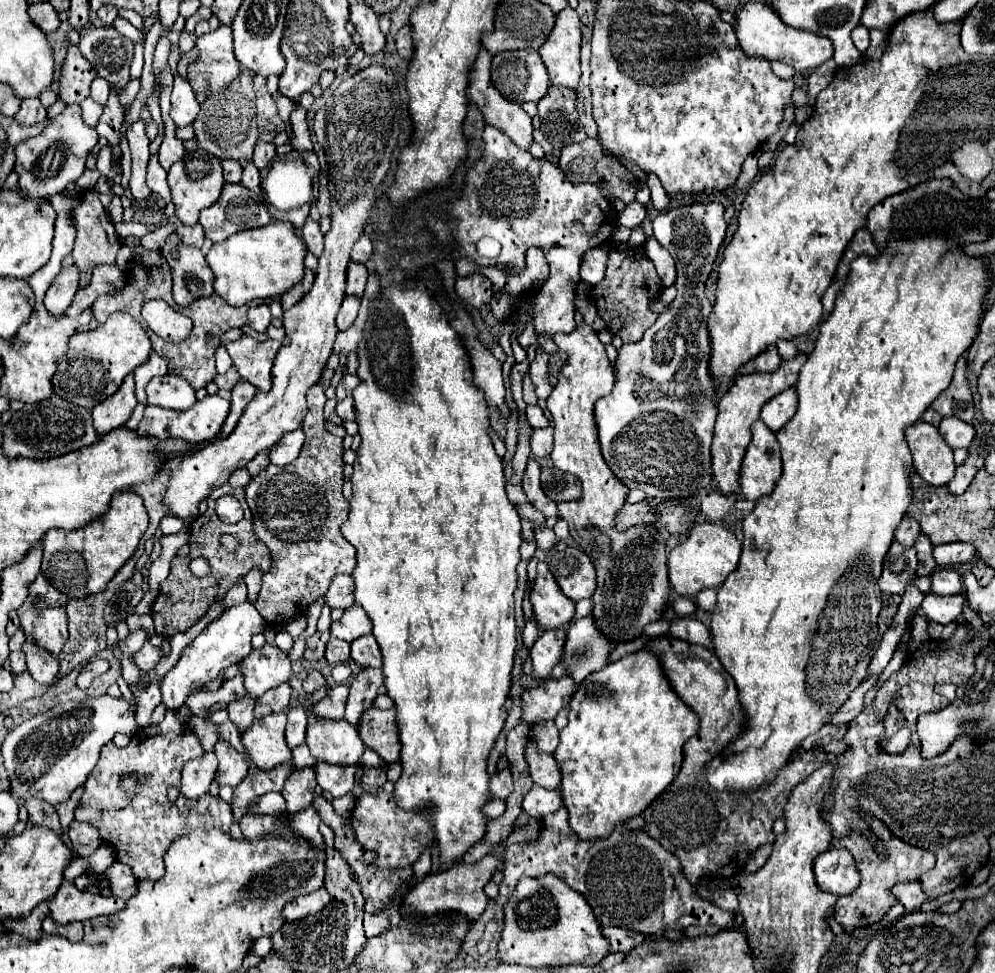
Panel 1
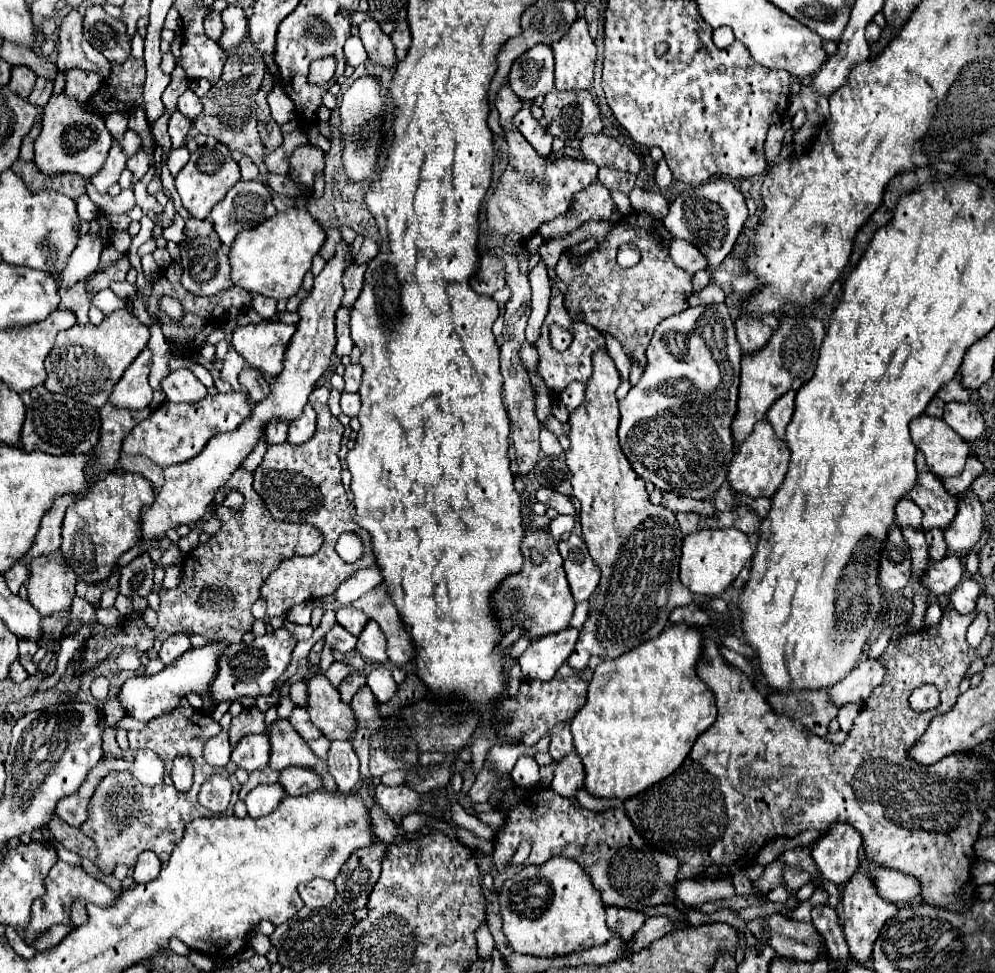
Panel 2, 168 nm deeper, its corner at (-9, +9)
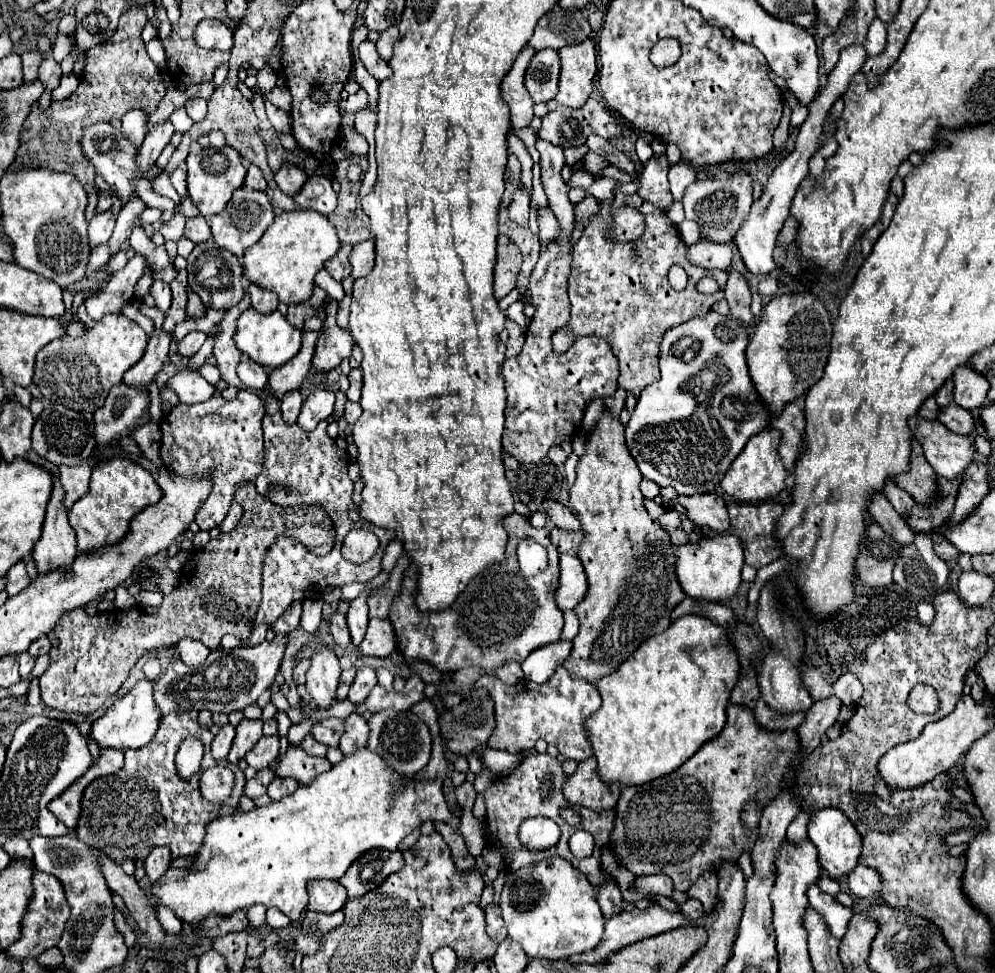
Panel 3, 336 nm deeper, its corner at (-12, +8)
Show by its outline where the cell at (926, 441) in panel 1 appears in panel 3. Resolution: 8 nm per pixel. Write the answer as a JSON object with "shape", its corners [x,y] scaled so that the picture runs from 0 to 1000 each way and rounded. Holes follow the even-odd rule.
{"shape":[[[917,428],[913,436],[943,489],[961,491],[979,473],[979,458],[973,448],[959,446],[947,434],[929,432],[925,428]]]}

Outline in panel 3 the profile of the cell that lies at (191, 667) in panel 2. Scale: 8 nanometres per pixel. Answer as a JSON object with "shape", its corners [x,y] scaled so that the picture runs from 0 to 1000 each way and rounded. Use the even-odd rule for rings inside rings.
{"shape":[[[141,699],[129,713],[115,719],[103,738],[92,744],[90,756],[98,763],[101,769],[141,769],[147,767],[161,746],[161,726],[155,719],[155,699]]]}

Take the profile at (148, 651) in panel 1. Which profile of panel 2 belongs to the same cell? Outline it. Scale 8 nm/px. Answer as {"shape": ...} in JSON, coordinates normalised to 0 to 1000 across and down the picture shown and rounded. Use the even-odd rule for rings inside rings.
{"shape":[[[180,651],[180,653],[172,653],[164,663],[162,663],[162,669],[160,669],[160,677],[166,681],[166,683],[172,683],[174,679],[178,679],[184,671],[188,671],[192,667],[192,659],[188,653]]]}

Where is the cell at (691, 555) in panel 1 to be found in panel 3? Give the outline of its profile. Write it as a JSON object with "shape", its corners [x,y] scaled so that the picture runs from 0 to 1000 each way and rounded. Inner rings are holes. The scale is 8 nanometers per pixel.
{"shape":[[[740,549],[708,551],[691,557],[679,565],[679,592],[685,606],[693,615],[708,615],[712,619],[728,619],[736,615],[746,598],[744,586],[748,582],[748,563]]]}

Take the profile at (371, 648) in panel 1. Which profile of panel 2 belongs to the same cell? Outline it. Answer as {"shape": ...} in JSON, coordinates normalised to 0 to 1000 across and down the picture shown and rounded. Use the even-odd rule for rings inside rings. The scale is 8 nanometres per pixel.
{"shape":[[[369,638],[357,667],[365,677],[371,677],[371,681],[377,681],[377,683],[379,679],[383,679],[383,683],[389,681],[387,679],[387,653],[383,651],[383,646],[379,646],[377,638]]]}

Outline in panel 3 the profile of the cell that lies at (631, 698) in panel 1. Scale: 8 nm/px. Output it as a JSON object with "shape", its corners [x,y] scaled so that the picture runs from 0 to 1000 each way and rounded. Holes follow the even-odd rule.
{"shape":[[[685,633],[665,652],[651,656],[635,676],[599,701],[605,726],[587,740],[587,748],[601,781],[599,791],[603,802],[609,806],[643,808],[683,789],[710,761],[722,756],[728,748],[730,724],[743,691],[742,674],[730,658],[728,647],[708,633]]]}

